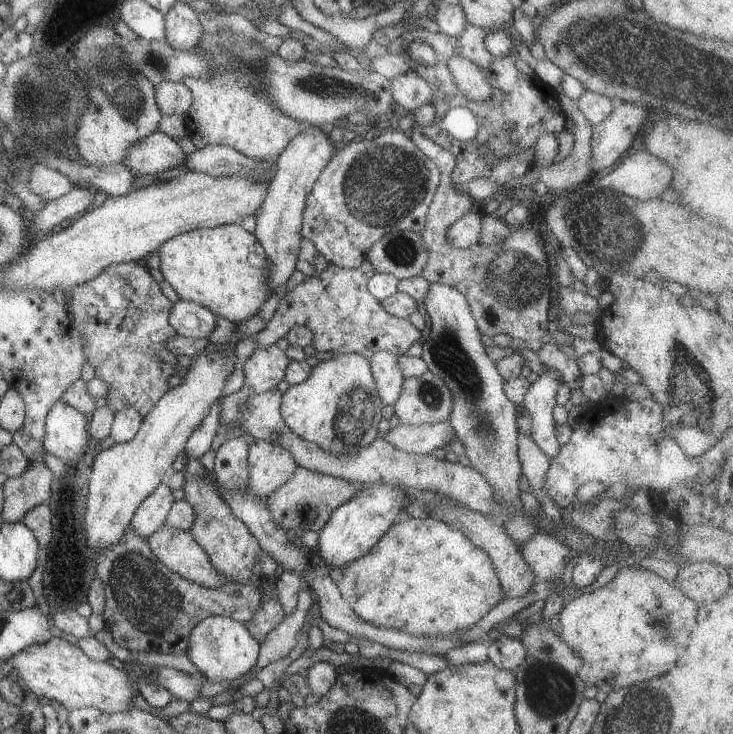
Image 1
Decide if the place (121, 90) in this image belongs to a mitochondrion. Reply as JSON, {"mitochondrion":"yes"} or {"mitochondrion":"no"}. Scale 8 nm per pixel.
{"mitochondrion":"yes"}

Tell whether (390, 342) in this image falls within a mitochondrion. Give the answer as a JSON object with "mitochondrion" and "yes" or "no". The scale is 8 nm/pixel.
{"mitochondrion":"no"}

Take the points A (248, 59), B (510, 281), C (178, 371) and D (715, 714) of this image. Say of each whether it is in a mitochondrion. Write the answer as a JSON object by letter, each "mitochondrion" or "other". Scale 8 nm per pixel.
{"A":"mitochondrion","B":"mitochondrion","C":"other","D":"other"}

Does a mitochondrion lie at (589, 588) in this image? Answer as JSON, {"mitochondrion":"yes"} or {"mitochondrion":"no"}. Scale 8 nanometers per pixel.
{"mitochondrion":"no"}

